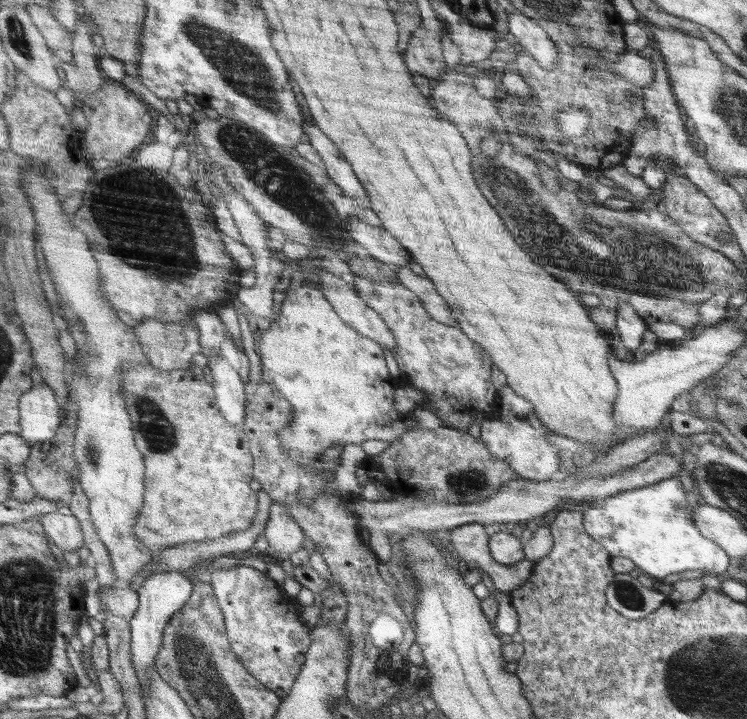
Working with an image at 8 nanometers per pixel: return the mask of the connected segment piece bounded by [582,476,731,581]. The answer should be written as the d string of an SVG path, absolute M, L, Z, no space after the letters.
M676 476L638 490L624 490L608 498L596 498L582 514L584 514L584 530L592 539L600 543L612 557L626 557L634 561L637 570L643 570L653 579L660 581L668 574L686 570L702 570L704 573L719 575L731 568L729 554L719 544L705 538L696 527L696 523L692 520L692 506L688 504L686 490L676 480Z

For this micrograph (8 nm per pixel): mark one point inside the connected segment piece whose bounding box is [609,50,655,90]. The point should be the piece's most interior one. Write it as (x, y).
(631, 66)

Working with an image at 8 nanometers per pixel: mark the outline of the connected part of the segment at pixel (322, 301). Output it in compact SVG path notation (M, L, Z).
M309 281L297 289L289 286L279 292L280 314L270 322L268 329L262 331L259 341L261 380L274 385L295 411L292 423L279 433L281 446L287 450L290 459L296 460L309 472L316 472L312 463L332 444L362 444L368 440L391 443L420 428L413 418L398 416L394 386L390 384L392 378L380 345L345 323L324 296L321 288Z

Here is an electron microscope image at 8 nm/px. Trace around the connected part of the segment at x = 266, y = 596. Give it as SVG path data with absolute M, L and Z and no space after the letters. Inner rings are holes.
M238 565L212 572L218 602L226 619L227 637L236 657L269 690L280 697L291 693L294 680L306 661L310 647L310 630L300 620L295 608L296 597L286 596L267 572Z

